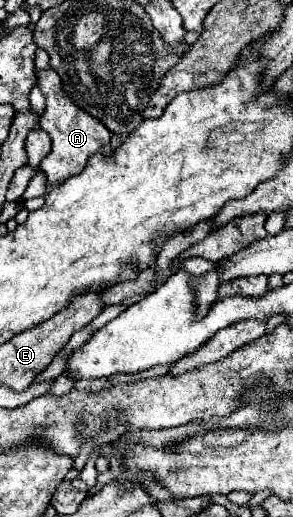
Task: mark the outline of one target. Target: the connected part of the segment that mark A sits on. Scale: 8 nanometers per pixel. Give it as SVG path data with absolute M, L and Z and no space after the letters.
M36 69L36 81L38 81L38 87L40 87L42 95L46 97L46 111L40 119L40 127L52 139L52 151L42 159L40 169L46 173L46 179L48 179L50 185L58 185L58 183L66 181L68 177L78 175L82 171L82 167L86 167L88 159L94 153L104 153L104 155L112 153L110 131L98 119L94 119L90 113L80 109L64 93L62 81L56 75L54 69Z

